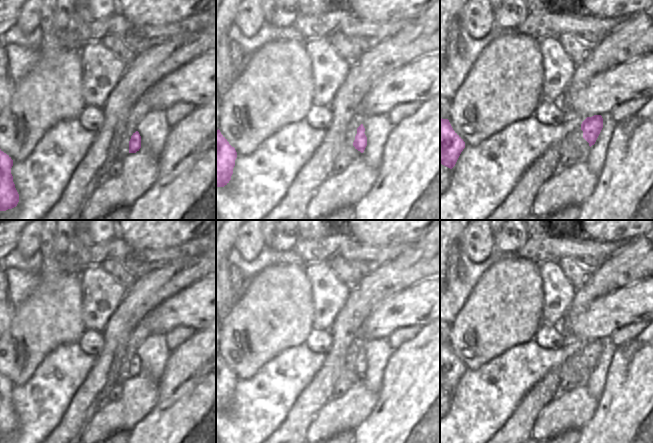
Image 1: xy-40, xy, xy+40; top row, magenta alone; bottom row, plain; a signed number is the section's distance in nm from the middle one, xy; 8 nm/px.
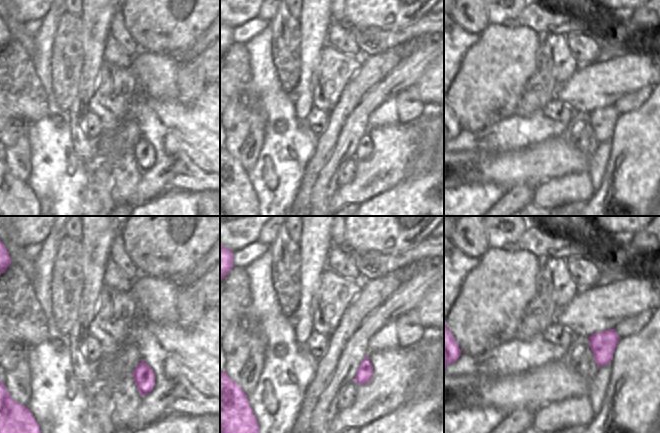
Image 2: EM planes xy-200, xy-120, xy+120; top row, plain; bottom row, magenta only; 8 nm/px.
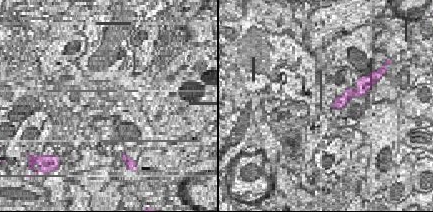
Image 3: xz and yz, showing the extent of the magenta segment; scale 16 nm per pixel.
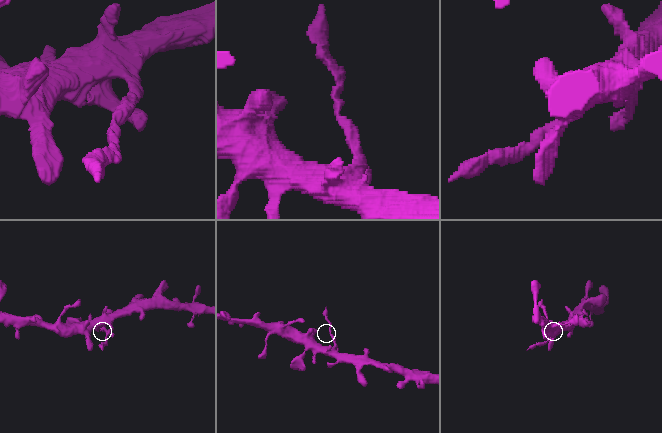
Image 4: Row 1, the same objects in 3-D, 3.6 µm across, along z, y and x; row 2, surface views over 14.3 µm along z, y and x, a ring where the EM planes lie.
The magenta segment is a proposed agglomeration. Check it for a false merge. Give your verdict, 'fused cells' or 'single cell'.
fused cells

